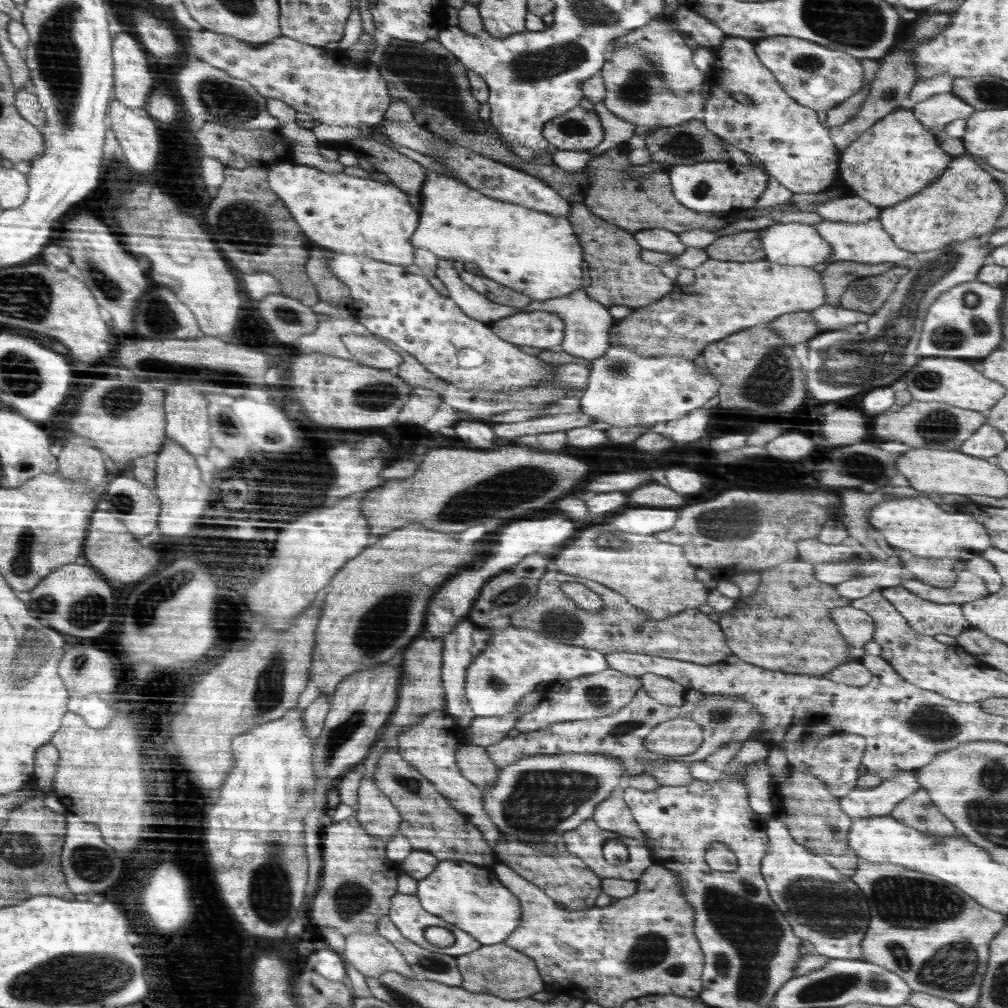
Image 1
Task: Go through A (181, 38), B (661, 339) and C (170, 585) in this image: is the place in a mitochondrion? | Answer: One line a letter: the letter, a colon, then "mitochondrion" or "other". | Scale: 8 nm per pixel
A: other
B: other
C: mitochondrion

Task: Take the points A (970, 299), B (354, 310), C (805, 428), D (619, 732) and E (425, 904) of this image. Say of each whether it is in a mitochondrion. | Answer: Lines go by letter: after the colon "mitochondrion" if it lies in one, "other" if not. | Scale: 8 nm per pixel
A: mitochondrion
B: other
C: other
D: mitochondrion
E: other

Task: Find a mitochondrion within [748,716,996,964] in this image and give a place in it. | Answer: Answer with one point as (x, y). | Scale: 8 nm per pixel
(901, 902)

